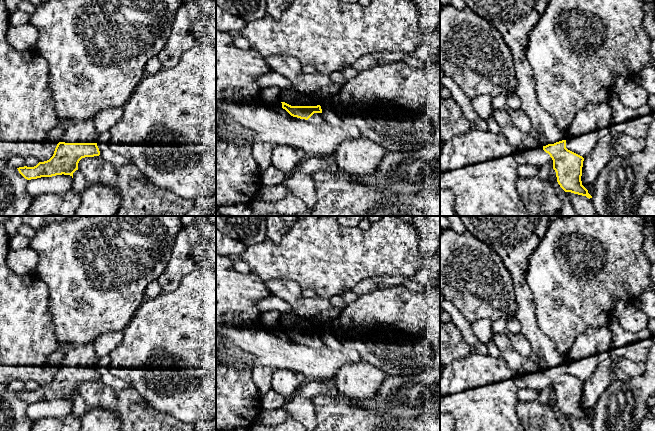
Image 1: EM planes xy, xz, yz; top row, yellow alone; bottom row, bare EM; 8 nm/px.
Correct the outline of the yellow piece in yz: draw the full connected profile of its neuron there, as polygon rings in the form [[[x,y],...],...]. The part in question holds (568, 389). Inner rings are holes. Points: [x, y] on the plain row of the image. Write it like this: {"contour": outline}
{"contour": [[[460,216],[467,231],[493,248],[506,269],[510,272],[516,295],[515,318],[521,326],[521,333],[531,345],[531,352],[538,357],[543,374],[553,384],[557,406],[565,416],[592,422],[582,409],[582,391],[584,382],[566,372],[567,356],[561,354],[553,340],[546,336],[536,321],[534,298],[526,283],[528,261],[542,240],[549,226],[549,216]]]}

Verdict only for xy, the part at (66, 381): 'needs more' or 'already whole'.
needs more

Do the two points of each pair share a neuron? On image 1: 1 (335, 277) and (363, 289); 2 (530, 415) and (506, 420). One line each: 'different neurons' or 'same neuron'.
1: different neurons
2: different neurons

